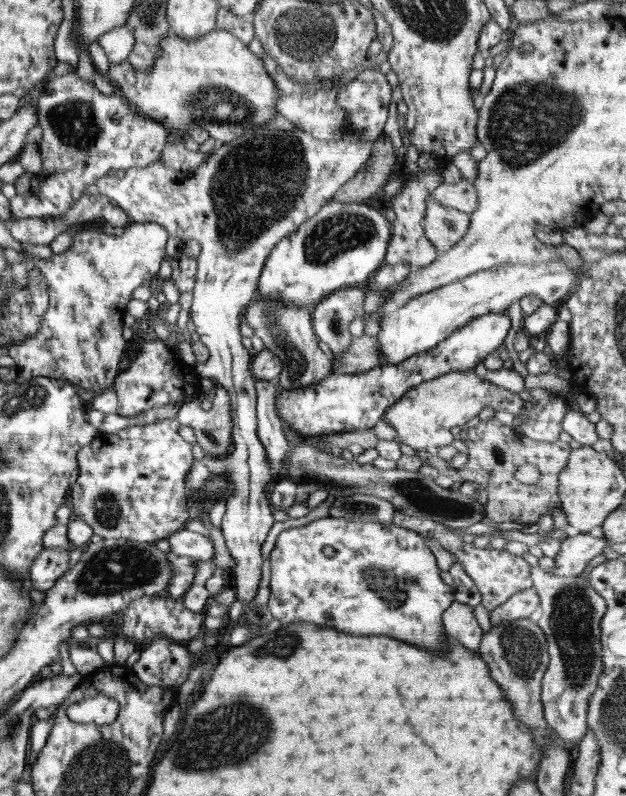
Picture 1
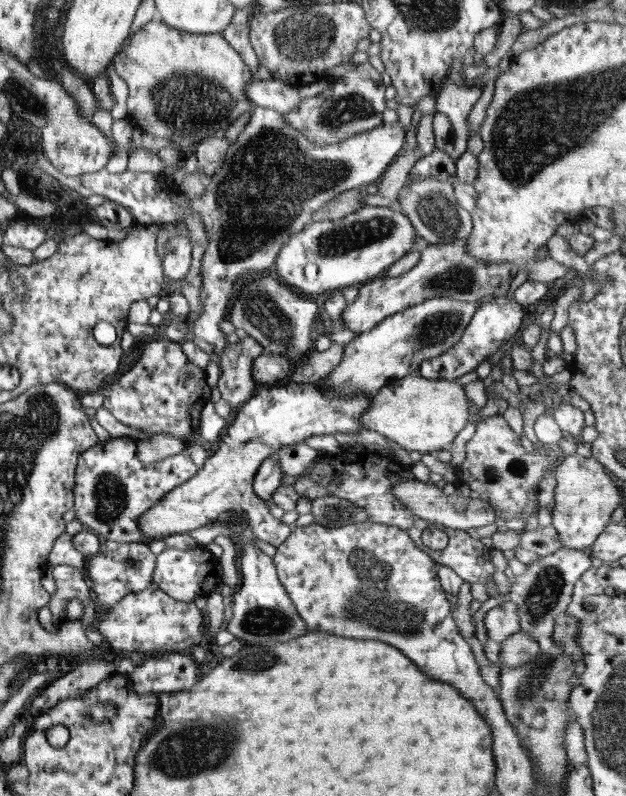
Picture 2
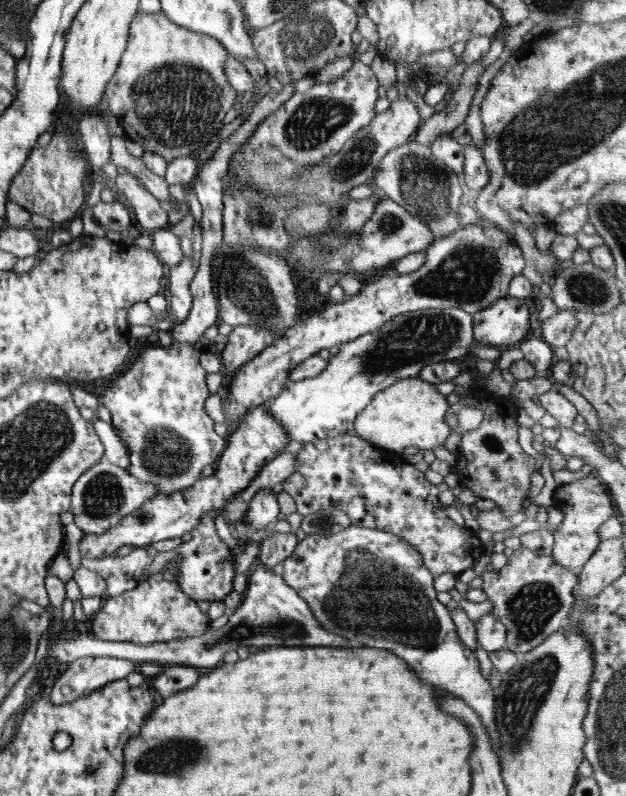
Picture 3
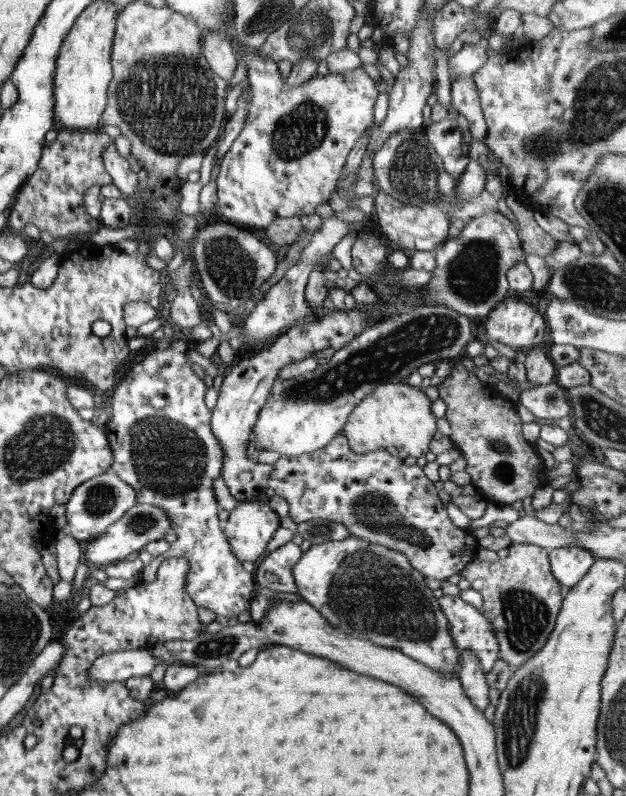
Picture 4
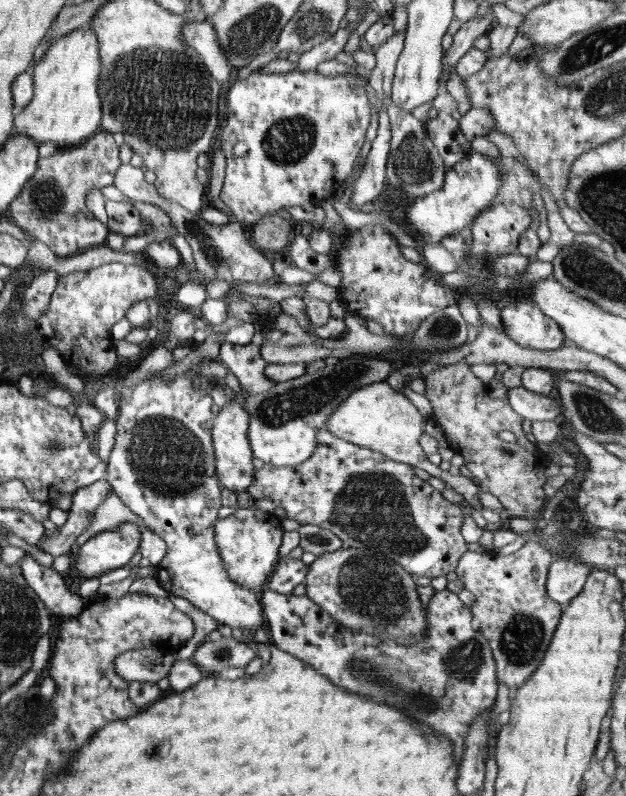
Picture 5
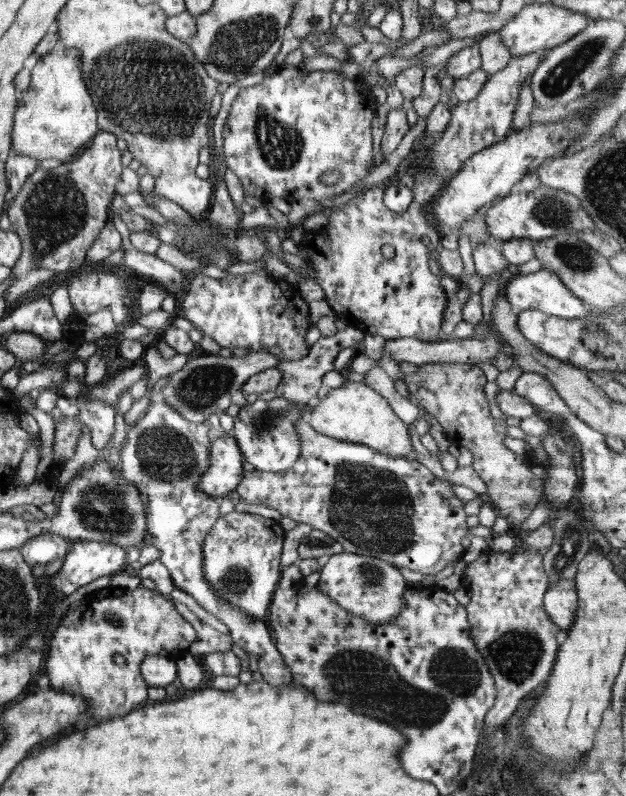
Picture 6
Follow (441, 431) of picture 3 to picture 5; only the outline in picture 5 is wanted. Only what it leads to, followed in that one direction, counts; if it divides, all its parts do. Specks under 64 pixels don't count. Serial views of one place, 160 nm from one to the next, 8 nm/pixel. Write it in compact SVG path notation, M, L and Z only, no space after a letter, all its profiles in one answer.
M386 380L358 388L346 401L332 413L325 424L326 430L334 436L347 440L356 446L367 448L387 456L390 460L400 461L425 470L431 476L440 478L448 487L461 494L467 503L480 511L483 507L478 498L480 488L470 478L464 475L451 475L440 467L428 461L427 454L420 446L419 440L423 435L422 424L426 418L418 411L408 398L400 391L394 391Z

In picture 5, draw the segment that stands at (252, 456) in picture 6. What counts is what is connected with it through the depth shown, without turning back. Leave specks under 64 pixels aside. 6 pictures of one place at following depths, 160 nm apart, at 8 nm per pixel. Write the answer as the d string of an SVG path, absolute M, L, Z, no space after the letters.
M354 353L333 366L325 365L312 373L306 371L302 376L275 383L275 387L266 392L248 396L244 408L249 412L248 440L253 456L274 467L294 467L303 463L316 450L317 434L352 392L387 380L404 364L411 363L388 354Z

